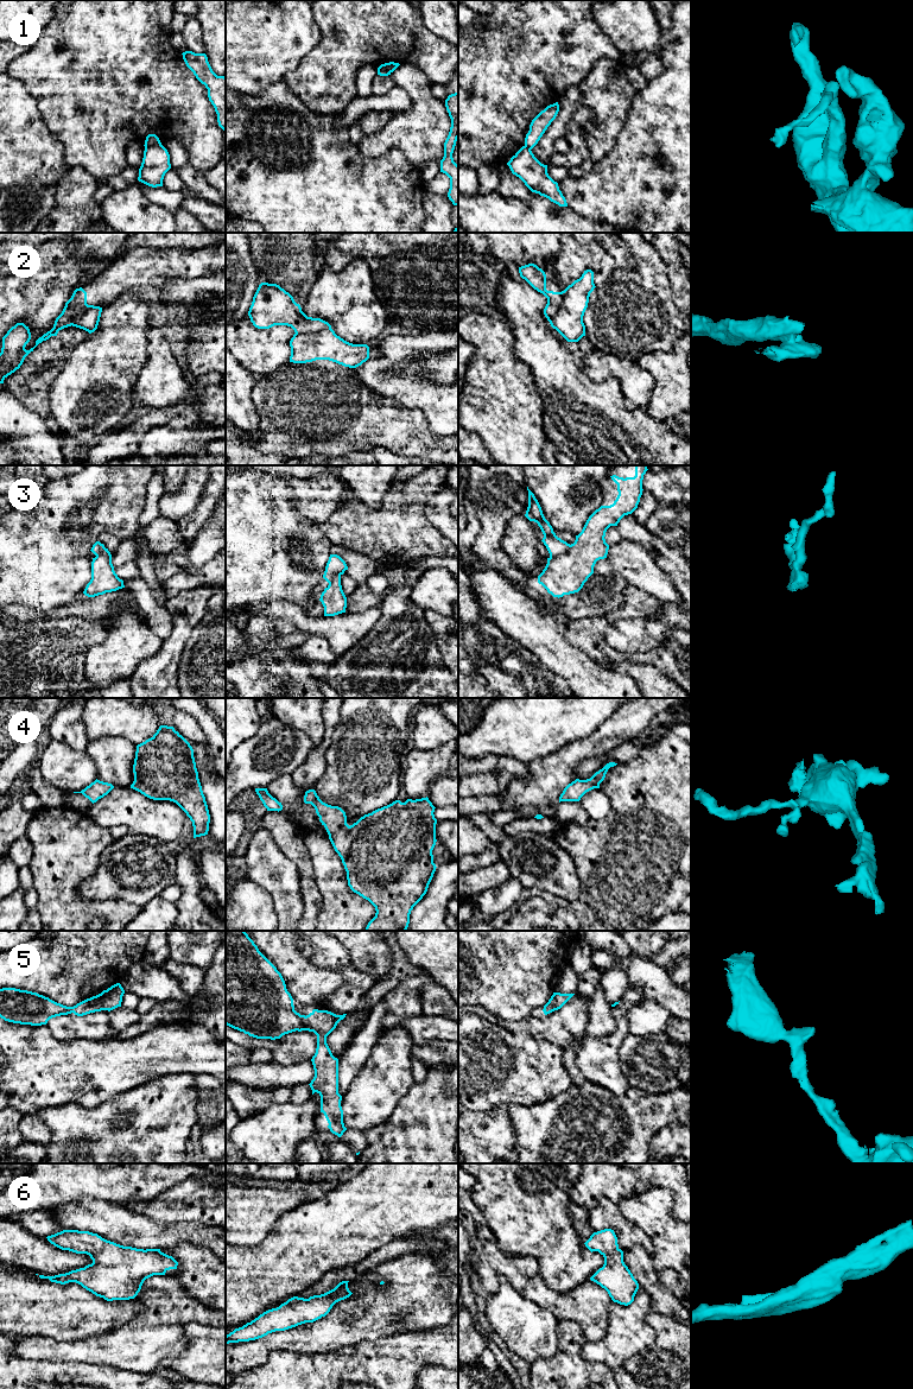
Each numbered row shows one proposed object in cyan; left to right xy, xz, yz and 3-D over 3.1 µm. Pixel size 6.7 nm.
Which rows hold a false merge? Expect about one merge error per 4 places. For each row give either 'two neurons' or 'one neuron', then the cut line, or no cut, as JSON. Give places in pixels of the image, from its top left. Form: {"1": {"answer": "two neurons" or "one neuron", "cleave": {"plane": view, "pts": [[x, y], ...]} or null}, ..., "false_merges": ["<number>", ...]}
{"1": {"answer": "two neurons", "cleave": {"plane": "xy", "pts": [[159, 141], [145, 147]]}}, "2": {"answer": "two neurons", "cleave": {"plane": "xz", "pts": [[330, 328], [296, 334]]}}, "3": {"answer": "two neurons", "cleave": {"plane": "yz", "pts": [[570, 545], [565, 552], [550, 557]]}}, "4": {"answer": "one neuron", "cleave": null}, "5": {"answer": "one neuron", "cleave": null}, "6": {"answer": "one neuron", "cleave": null}, "false_merges": ["1", "2", "3"]}

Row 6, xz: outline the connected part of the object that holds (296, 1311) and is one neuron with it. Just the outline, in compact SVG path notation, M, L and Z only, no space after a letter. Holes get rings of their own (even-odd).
M342 1281L334 1289L321 1295L310 1296L309 1299L298 1296L289 1299L279 1307L264 1312L251 1323L247 1323L242 1327L235 1328L233 1332L227 1334L226 1344L255 1340L267 1336L268 1333L285 1331L305 1323L313 1323L322 1317L325 1317L336 1302L344 1300L353 1294L348 1288L348 1282L349 1281Z

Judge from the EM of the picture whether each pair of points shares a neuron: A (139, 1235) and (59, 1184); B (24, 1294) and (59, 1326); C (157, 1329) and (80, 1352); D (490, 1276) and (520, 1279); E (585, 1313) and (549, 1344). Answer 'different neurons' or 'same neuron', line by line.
A: different neurons
B: same neuron
C: same neuron
D: same neuron
E: different neurons

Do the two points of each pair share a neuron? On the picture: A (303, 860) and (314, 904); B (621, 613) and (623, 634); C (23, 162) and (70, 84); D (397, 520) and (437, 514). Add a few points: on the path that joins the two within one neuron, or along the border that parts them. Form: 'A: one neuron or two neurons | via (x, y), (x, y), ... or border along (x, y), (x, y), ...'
A: one neuron | via (305, 870), (310, 893)
B: two neurons | border along (650, 616), (619, 617), (610, 622)
C: two neurons | border along (32, 99), (49, 131), (62, 146)
D: two neurons | border along (438, 490), (426, 500), (425, 514), (445, 537)

